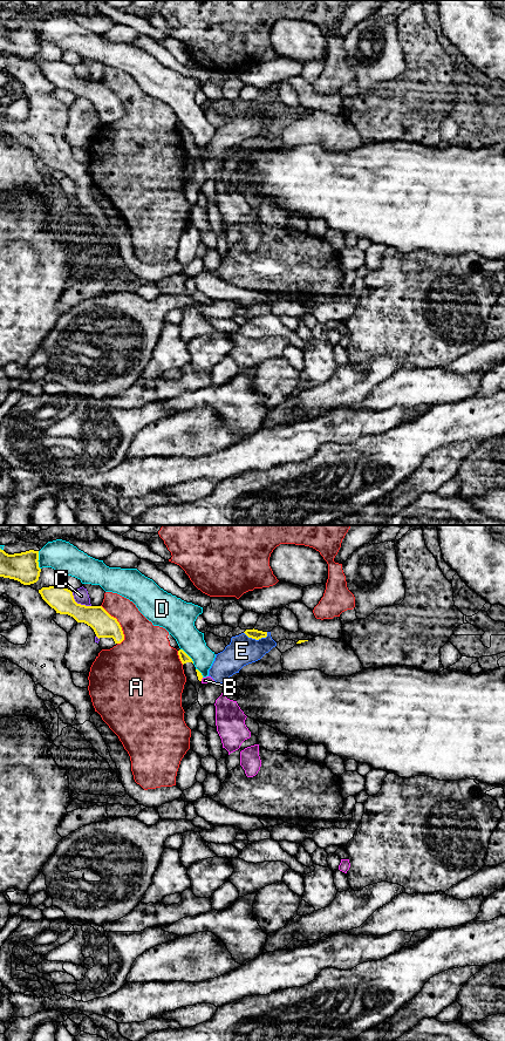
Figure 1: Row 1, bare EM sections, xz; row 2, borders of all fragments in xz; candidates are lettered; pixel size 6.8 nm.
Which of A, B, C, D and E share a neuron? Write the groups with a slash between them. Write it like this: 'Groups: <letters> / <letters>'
Groups: A / B D / C / E

